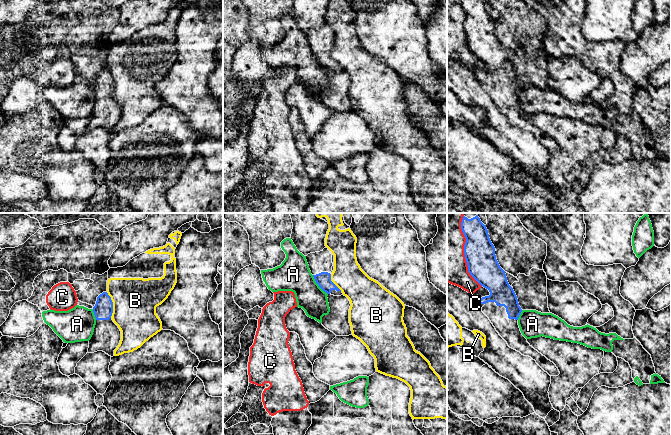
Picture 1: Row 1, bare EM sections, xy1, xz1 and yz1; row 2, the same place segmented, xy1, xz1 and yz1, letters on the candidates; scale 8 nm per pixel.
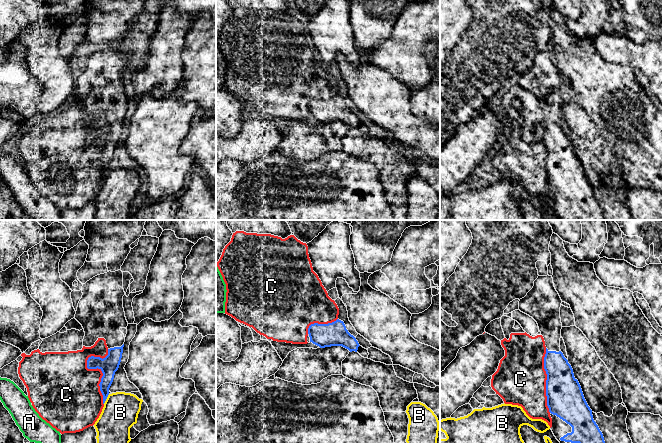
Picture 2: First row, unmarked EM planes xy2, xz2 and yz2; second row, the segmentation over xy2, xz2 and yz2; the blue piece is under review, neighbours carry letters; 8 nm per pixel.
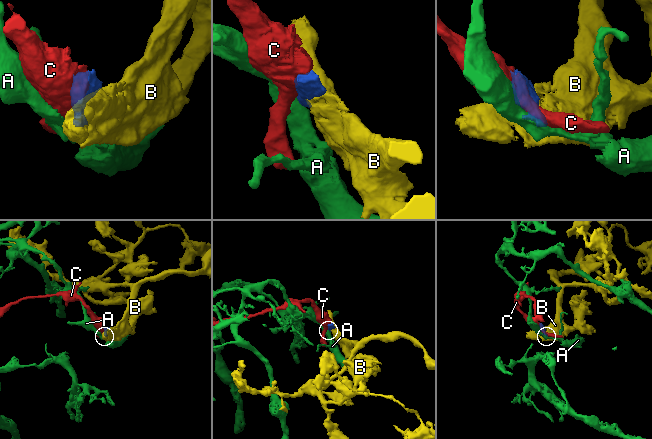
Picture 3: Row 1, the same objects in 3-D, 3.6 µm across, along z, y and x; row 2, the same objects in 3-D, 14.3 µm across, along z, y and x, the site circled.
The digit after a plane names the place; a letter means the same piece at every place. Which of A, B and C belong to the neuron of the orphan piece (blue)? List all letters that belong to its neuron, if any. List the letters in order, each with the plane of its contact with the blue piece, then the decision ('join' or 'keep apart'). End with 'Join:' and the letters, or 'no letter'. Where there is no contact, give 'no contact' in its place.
A: xz1 | keep apart
B: xy1 | keep apart
C: xy2 | keep apart
Join: no letter

